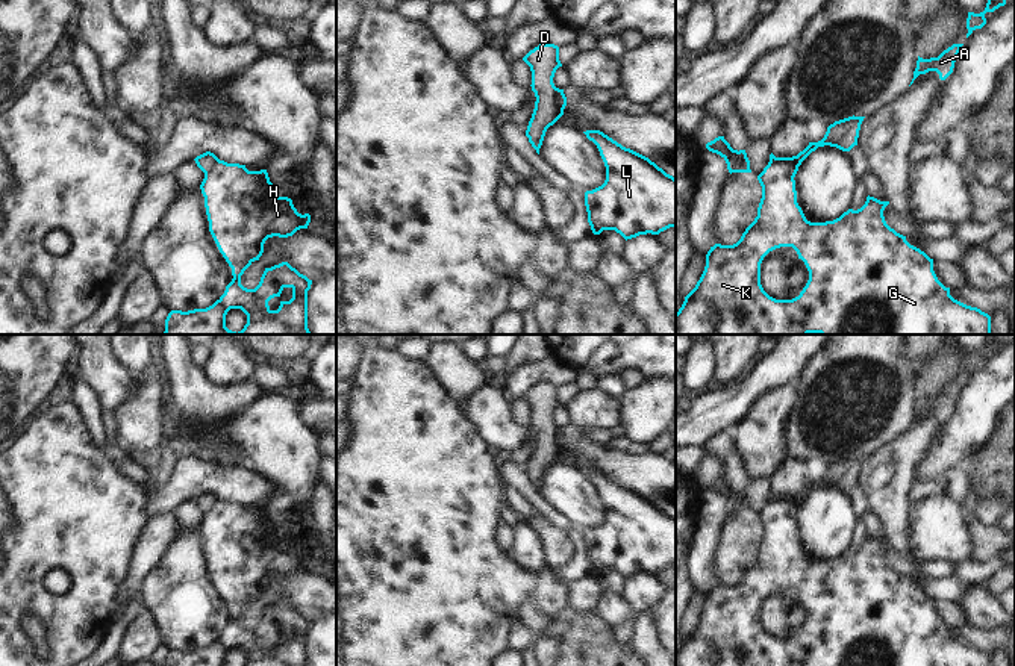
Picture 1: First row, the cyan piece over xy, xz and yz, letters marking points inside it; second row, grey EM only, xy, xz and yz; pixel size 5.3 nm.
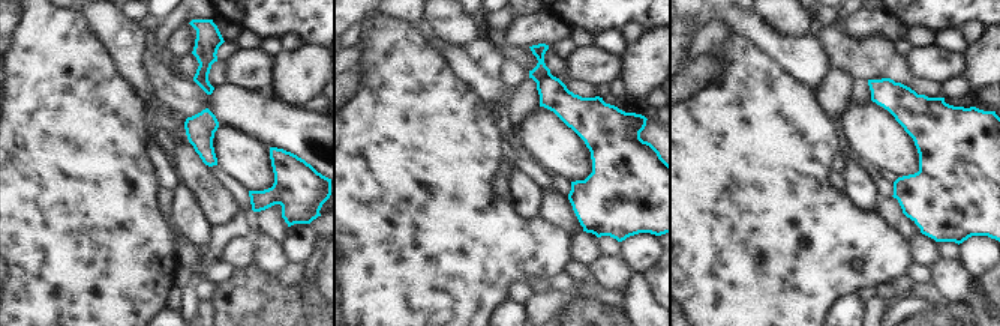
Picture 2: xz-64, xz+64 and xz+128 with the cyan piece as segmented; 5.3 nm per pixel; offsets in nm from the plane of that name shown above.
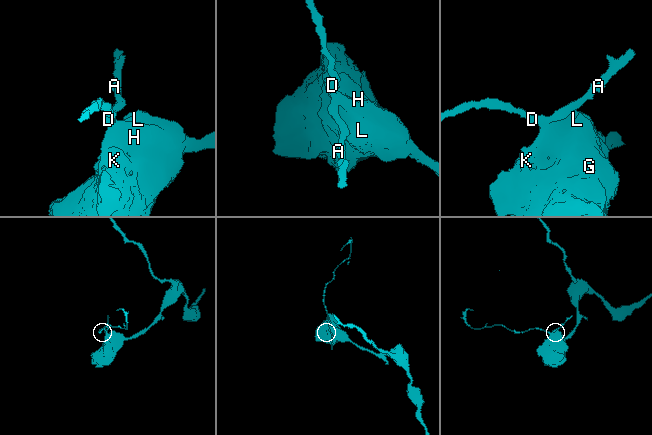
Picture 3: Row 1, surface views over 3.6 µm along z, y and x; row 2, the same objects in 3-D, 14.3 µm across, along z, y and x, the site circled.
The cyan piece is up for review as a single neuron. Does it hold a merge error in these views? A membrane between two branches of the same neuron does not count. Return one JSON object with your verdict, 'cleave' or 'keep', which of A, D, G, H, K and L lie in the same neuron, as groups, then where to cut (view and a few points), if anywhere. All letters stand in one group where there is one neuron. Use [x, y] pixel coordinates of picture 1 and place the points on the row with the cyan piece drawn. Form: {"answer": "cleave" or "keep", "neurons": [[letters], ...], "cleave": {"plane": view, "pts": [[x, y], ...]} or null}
{"answer": "cleave", "neurons": [["A", "D"], ["G", "H", "K", "L"]], "cleave": {"plane": "xz", "pts": [[555, 88], [555, 108], [559, 117]]}}

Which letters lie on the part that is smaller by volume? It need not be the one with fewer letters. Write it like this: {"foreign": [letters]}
{"foreign": ["A", "D"]}

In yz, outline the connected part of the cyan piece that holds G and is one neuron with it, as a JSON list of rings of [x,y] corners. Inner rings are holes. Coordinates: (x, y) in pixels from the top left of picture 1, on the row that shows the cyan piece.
[[[773,160],[757,176],[762,186],[757,216],[736,244],[710,247],[700,280],[676,313],[676,335],[991,335],[991,316],[954,300],[950,288],[938,280],[933,259],[886,224],[883,210],[889,201],[868,195],[857,210],[848,209],[833,221],[810,223],[797,203],[797,171],[794,163]],[[780,247],[792,247],[809,271],[806,286],[792,300],[776,300],[760,285],[764,257]]]

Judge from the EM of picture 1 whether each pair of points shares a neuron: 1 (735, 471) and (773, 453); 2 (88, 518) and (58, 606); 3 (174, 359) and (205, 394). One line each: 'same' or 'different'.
1: different
2: same
3: same

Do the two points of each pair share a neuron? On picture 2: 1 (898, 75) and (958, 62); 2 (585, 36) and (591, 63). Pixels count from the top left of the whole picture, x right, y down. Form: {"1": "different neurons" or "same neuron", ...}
{"1": "different neurons", "2": "different neurons"}

